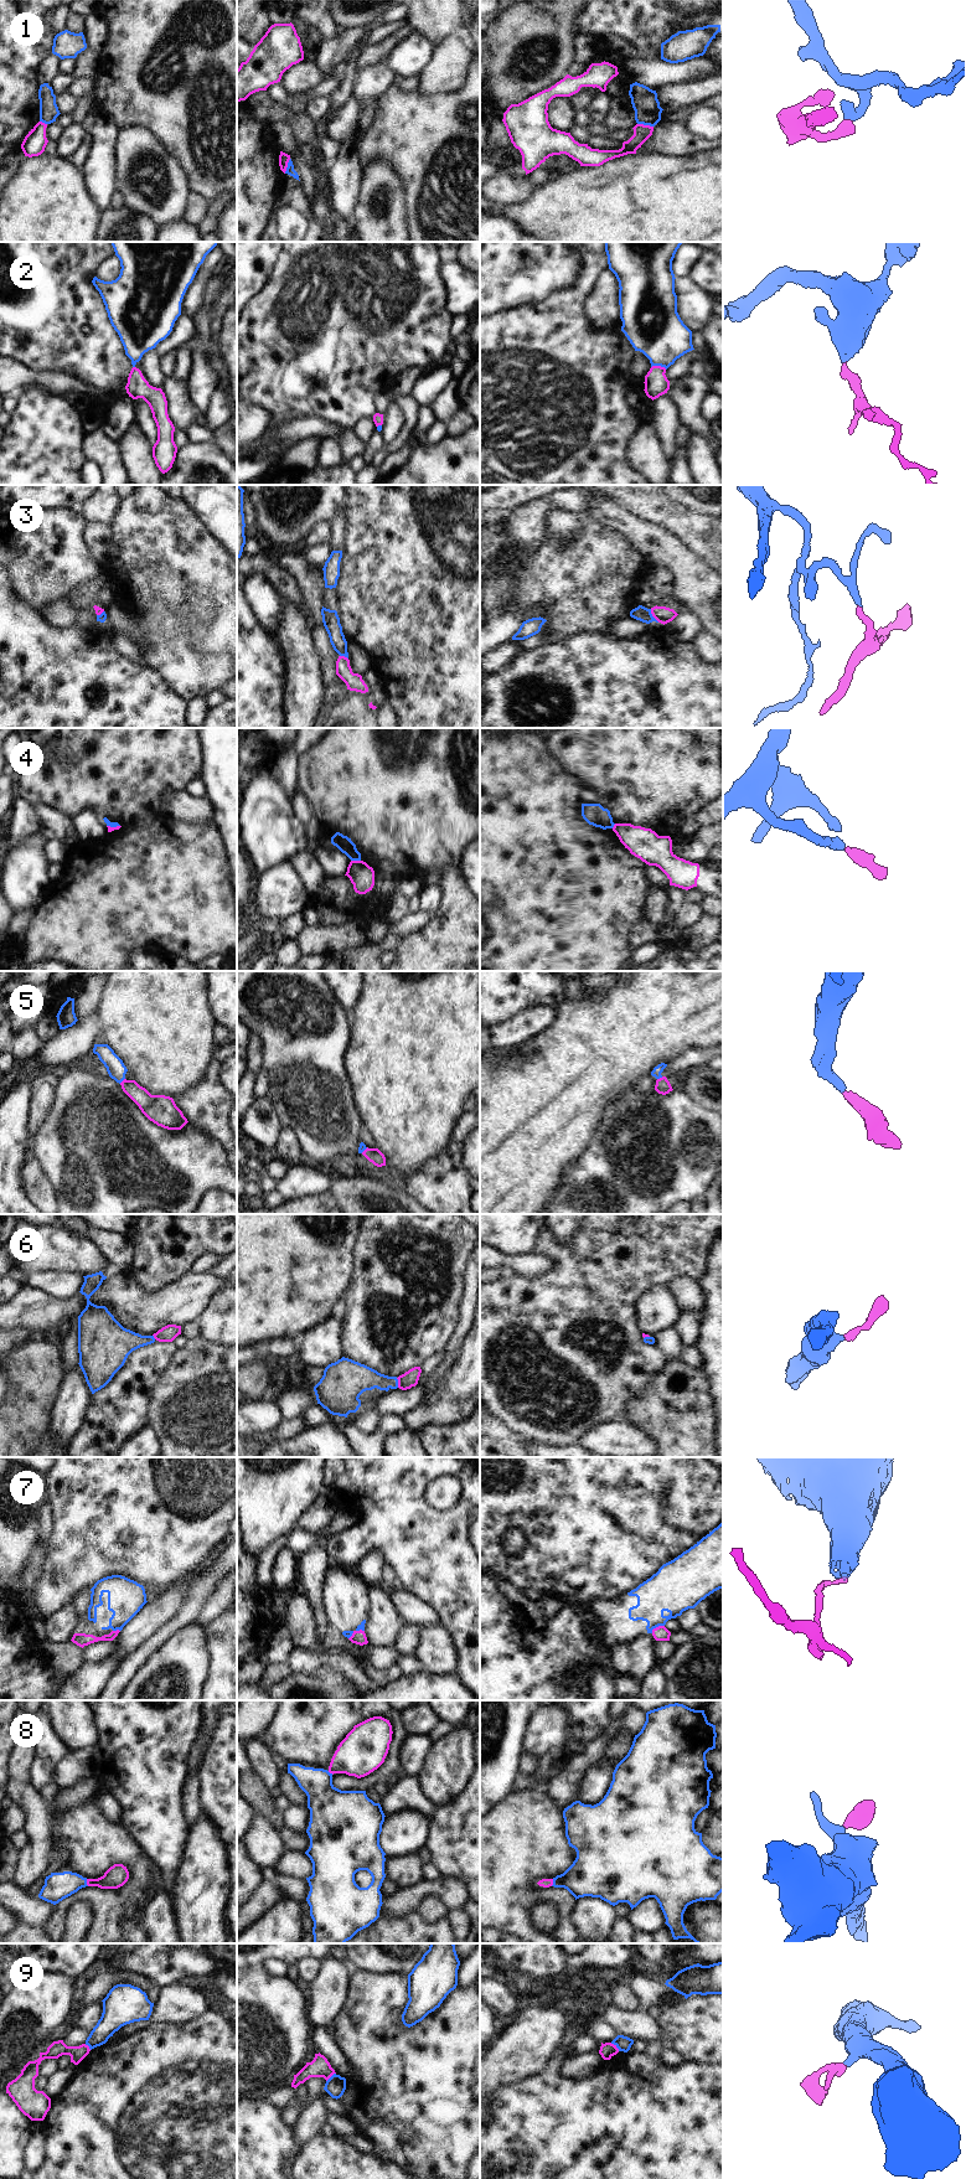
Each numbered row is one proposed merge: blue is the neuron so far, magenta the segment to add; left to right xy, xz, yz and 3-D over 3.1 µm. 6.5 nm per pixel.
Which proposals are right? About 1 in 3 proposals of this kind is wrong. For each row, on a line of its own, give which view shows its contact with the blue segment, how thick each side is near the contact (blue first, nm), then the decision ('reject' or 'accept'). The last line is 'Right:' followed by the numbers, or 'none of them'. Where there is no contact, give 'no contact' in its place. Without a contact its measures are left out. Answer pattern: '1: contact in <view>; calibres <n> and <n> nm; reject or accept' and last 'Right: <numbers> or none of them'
1: contact in yz; calibres 170 and 110 nm; reject
2: contact in yz; calibres 360 and 160 nm; accept
3: contact in yz; calibres 90 and 110 nm; reject
4: contact in xz; calibres 100 and 160 nm; reject
5: contact in xy; calibres 120 and 140 nm; accept
6: contact in xz; calibres 180 and 100 nm; accept
7: contact in yz; calibres 280 and 100 nm; reject
8: contact in xy; calibres 180 and 140 nm; accept
9: contact in yz; calibres 100 and 100 nm; reject
Right: 2, 5, 6, 8

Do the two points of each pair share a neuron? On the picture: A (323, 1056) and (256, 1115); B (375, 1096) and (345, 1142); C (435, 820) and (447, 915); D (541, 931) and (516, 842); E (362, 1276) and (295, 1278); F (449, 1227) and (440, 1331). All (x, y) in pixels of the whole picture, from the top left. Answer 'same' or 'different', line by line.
A: different
B: different
C: different
D: same
E: different
F: same

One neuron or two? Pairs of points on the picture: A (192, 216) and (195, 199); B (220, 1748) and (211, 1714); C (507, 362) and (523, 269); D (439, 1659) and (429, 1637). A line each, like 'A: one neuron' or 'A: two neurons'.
A: one neuron
B: two neurons
C: two neurons
D: one neuron

